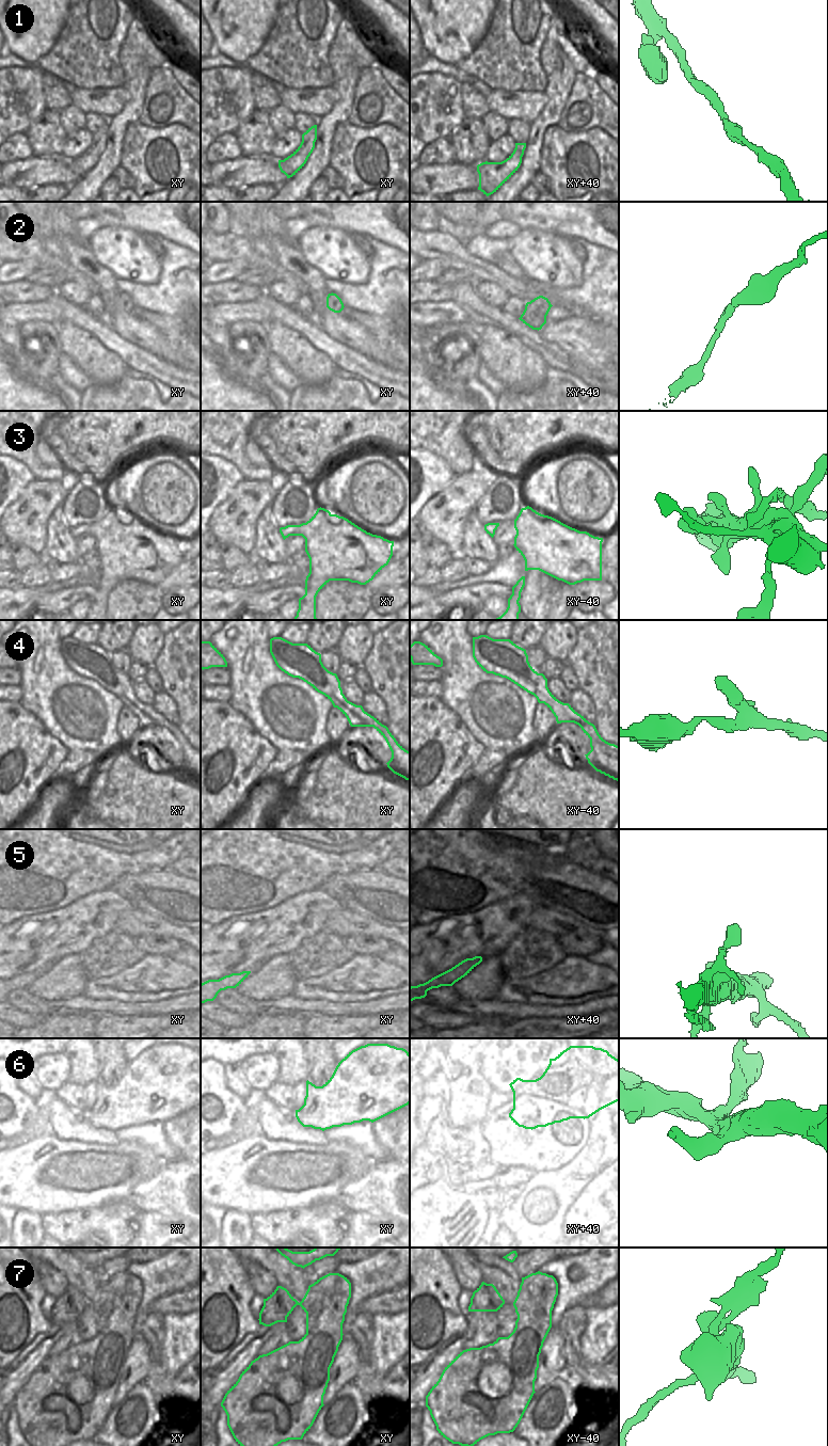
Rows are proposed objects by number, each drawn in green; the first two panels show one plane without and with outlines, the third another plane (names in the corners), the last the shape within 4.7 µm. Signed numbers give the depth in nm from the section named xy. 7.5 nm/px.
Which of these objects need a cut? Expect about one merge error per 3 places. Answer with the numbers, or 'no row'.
7

